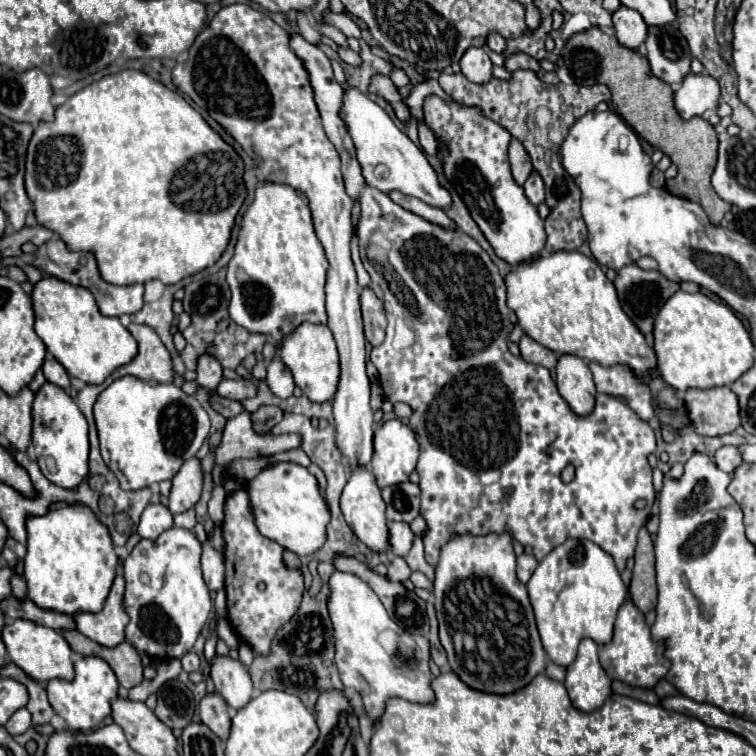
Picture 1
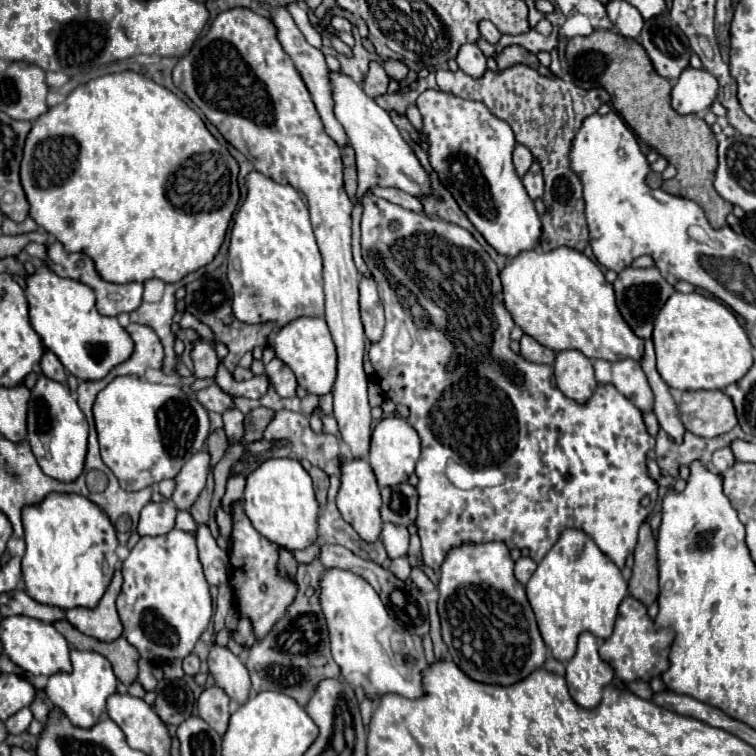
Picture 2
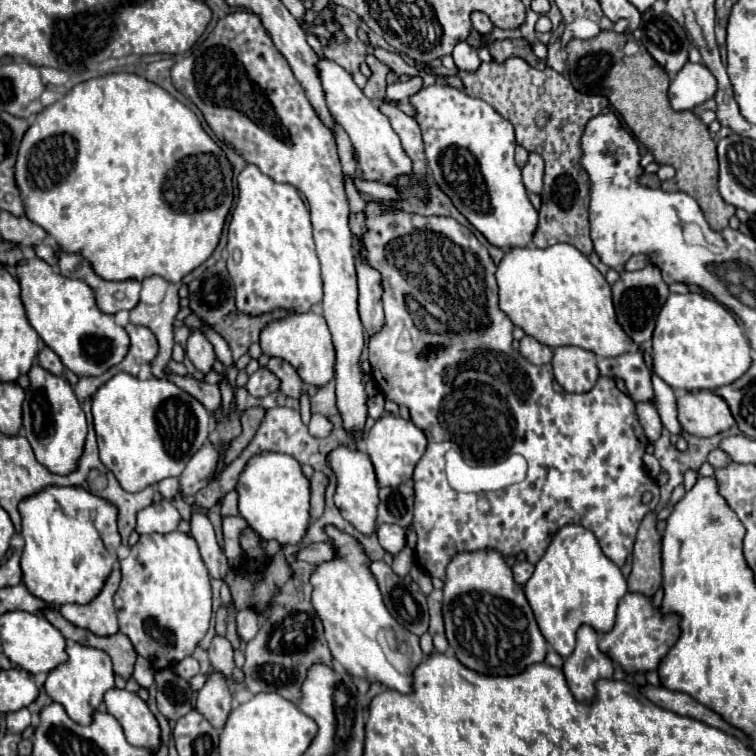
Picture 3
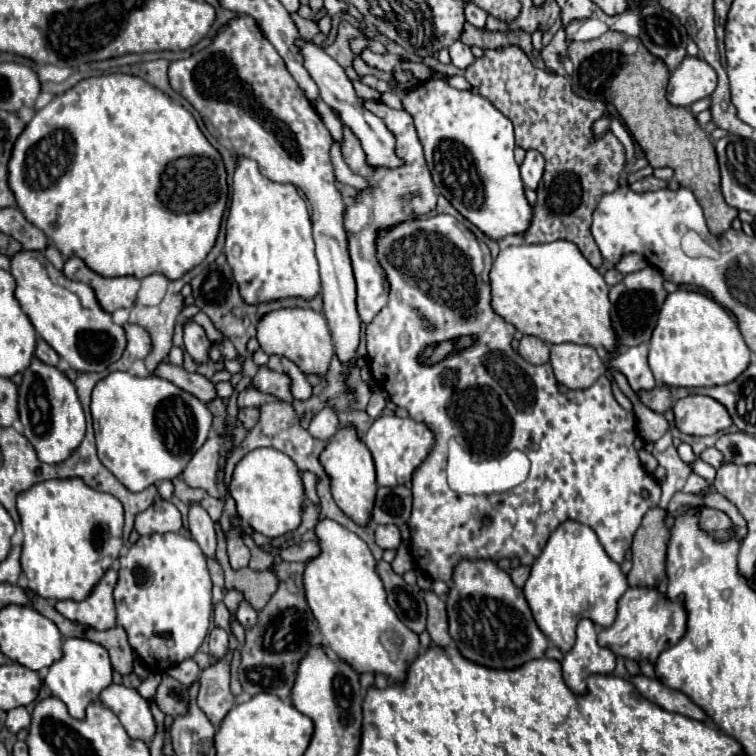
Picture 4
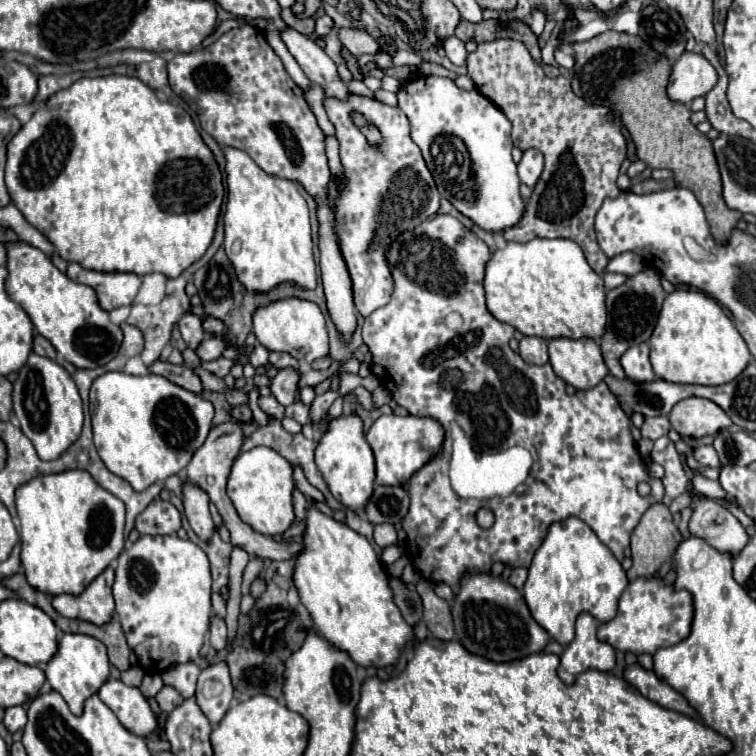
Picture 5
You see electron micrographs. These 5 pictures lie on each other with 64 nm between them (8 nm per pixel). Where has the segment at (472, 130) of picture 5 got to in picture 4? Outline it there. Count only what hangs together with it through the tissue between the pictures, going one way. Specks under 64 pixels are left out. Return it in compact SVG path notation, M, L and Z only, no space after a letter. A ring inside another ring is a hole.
M426 80L402 96L424 146L426 164L442 196L492 240L522 236L532 224L532 206L524 196L520 168L514 160L512 122L488 100L470 90L456 90L444 80Z

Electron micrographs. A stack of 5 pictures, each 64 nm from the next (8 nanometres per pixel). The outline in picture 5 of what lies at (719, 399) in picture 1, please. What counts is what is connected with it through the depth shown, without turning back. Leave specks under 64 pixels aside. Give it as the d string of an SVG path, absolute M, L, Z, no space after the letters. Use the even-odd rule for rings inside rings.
M684 398L672 408L670 424L682 436L702 438L732 426L732 420L708 398Z

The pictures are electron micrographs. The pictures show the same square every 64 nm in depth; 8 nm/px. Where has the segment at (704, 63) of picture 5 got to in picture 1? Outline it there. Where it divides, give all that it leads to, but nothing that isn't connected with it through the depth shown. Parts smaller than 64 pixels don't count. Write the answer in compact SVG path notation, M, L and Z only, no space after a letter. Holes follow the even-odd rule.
M688 74L674 94L674 106L684 120L716 112L720 100L720 86L708 74Z

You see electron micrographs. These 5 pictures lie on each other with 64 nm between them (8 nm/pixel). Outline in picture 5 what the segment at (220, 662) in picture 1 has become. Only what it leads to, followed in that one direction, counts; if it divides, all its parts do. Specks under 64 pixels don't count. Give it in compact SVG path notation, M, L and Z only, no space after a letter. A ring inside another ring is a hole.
M212 616L212 622L210 622L210 646L216 652L226 648L226 624L218 616Z

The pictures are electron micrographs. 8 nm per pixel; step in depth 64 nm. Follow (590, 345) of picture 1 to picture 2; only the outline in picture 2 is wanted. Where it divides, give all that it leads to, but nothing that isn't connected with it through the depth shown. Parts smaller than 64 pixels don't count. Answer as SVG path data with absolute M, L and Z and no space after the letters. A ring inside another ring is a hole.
M556 248L550 252L530 250L522 252L500 272L504 286L504 306L512 314L514 322L524 330L524 334L532 336L542 346L548 346L554 352L562 350L578 350L590 360L608 360L618 362L620 358L642 360L644 358L644 340L632 334L632 328L620 318L620 310L616 306L612 284L606 282L600 266L592 262L588 256L574 248Z

